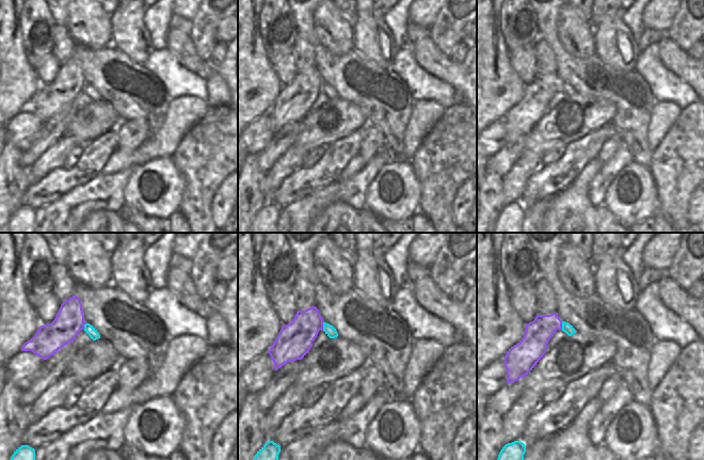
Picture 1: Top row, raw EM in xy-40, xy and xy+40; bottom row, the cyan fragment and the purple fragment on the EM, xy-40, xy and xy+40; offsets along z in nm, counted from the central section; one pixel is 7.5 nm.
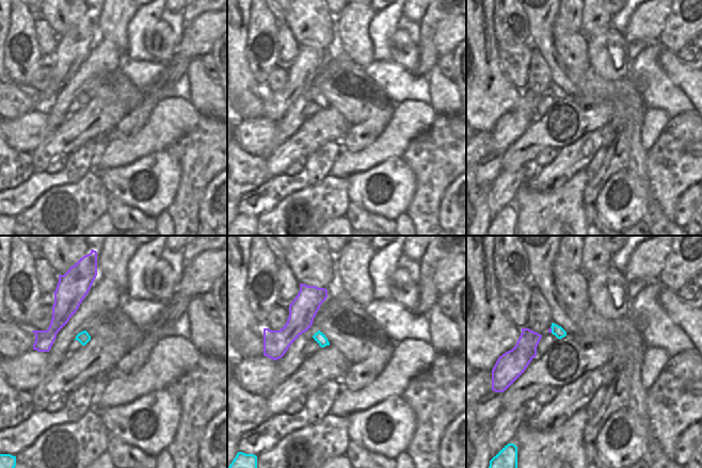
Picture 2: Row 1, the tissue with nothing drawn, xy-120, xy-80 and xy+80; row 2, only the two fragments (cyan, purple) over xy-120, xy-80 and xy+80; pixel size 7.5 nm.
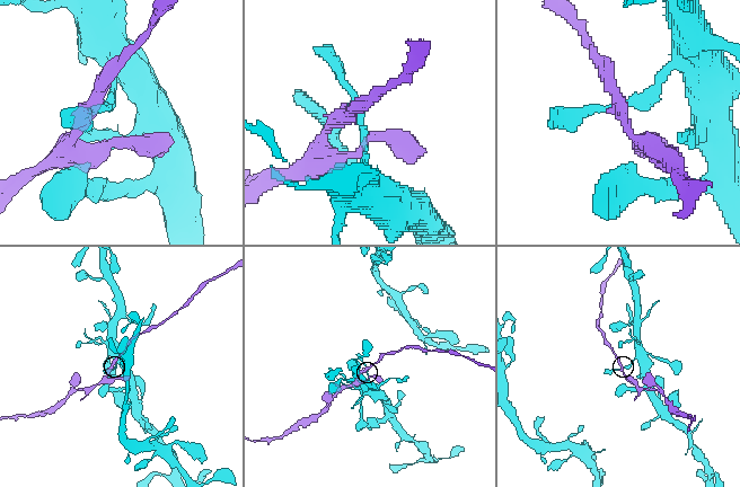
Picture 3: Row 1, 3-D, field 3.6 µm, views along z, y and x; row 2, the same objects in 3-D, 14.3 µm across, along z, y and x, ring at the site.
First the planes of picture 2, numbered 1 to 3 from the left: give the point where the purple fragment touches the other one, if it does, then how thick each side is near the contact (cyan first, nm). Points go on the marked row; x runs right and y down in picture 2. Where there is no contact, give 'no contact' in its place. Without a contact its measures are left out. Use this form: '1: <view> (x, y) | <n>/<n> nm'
1: no contact
2: no contact
3: xy+80 (552, 329) | 80/30 nm

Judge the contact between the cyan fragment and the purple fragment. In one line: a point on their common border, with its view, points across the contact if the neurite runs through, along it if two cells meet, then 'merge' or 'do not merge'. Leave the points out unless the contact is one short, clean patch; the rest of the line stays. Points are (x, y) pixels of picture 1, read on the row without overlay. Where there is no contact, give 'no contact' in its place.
contact xy+40 (562, 86); do not merge

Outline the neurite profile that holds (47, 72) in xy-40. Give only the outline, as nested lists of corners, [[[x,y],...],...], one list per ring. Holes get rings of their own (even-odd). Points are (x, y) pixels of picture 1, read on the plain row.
[[[52,52],[43,57],[42,64],[35,69],[41,85],[45,86],[47,84],[51,84],[54,81],[60,68],[61,65]]]

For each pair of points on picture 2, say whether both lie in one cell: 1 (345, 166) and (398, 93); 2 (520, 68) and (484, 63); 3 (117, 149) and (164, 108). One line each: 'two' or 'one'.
1: two
2: two
3: one

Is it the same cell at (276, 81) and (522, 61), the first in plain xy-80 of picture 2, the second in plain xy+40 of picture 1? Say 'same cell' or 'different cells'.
same cell

